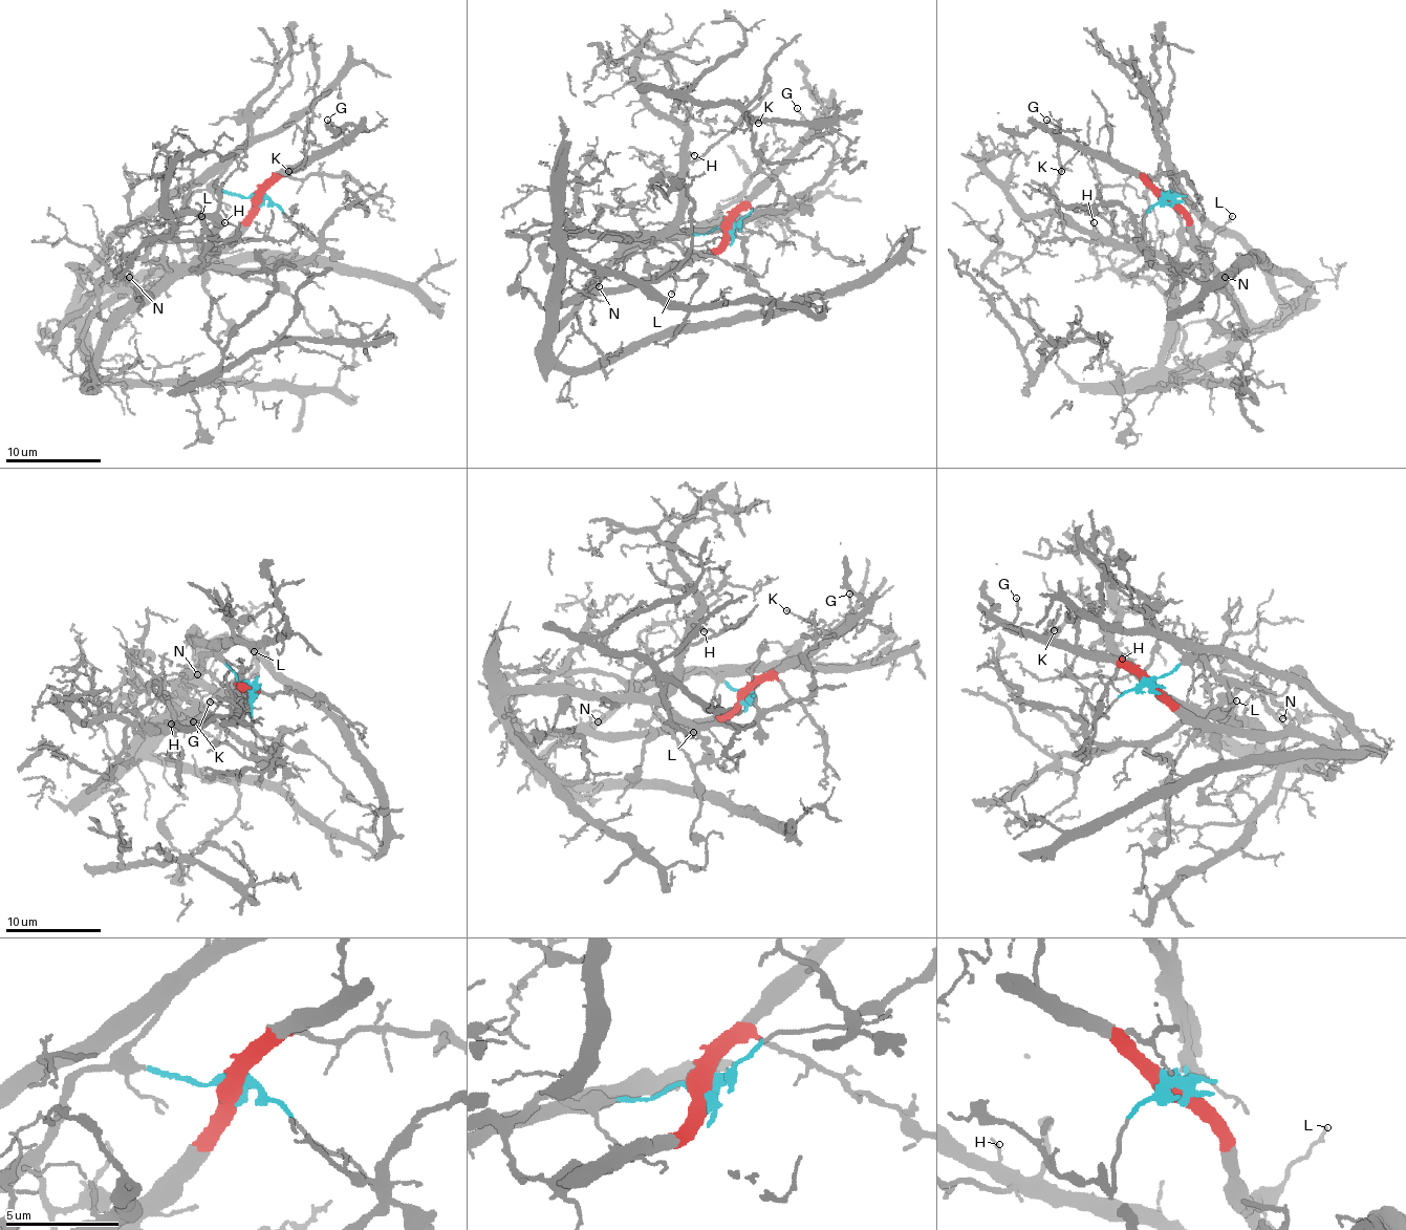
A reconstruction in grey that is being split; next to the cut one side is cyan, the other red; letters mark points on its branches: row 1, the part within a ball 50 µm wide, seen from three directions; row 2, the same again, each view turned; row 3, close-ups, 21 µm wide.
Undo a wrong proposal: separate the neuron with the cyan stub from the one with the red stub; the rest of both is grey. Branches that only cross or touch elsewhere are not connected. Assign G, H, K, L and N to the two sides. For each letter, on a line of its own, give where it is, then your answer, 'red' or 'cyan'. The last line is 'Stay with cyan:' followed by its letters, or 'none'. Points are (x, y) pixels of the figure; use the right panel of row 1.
G: place (1046, 120); red
H: place (1094, 222); red
K: place (1061, 171); red
L: place (1232, 216); cyan
N: place (1225, 277); red
Stay with cyan: L

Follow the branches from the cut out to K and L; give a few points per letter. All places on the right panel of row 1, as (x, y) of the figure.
K: (1166, 198), (1159, 198), (1137, 176), (1120, 172), (1082, 144), (1060, 172)
L: (1166, 198), (1172, 193), (1172, 189), (1172, 208), (1206, 249), (1233, 215)

